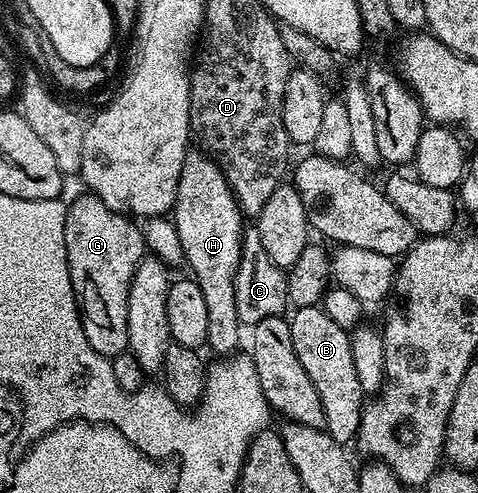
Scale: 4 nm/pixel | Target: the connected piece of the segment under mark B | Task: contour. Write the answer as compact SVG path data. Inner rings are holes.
M319 305L301 307L292 314L289 320L293 331L293 351L297 351L297 359L301 367L305 367L305 375L313 379L317 395L321 395L323 429L339 445L346 446L347 441L354 442L358 436L365 404L363 388L361 383L357 383L357 367L353 367L353 351L349 351L351 334L337 327L337 323L333 323Z

